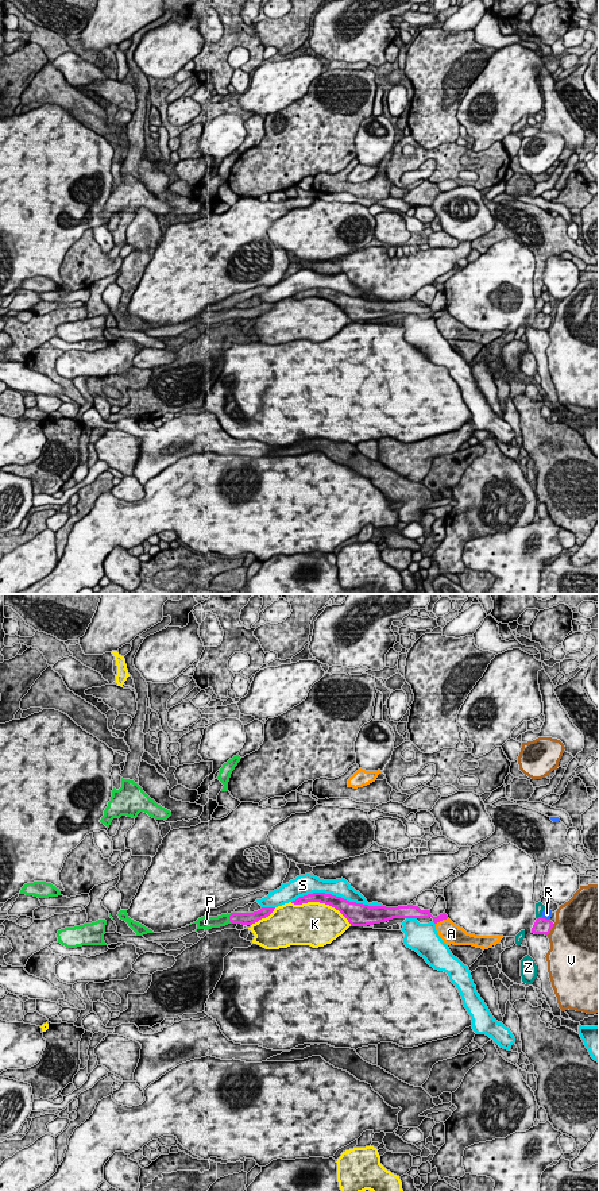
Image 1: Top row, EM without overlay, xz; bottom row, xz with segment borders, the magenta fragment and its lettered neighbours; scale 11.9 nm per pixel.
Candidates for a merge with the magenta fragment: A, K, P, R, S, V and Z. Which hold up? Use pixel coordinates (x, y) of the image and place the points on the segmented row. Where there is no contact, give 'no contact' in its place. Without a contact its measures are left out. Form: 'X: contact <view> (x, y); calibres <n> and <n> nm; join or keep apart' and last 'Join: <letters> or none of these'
A: contact xz (441, 920); calibres 100 and 260 nm; keep apart
K: contact xz (321, 902); calibres 160 and 480 nm; keep apart
P: contact xz (230, 918); calibres 160 and 140 nm; join
R: contact xz (544, 918); calibres 190 and 120 nm; keep apart
S: contact xz (337, 897); calibres 220 and 220 nm; keep apart
V: contact xz (551, 929); calibres 190 and 480 nm; keep apart
Z: contact xz (538, 917); calibres 190 and 100 nm; keep apart
Join: P

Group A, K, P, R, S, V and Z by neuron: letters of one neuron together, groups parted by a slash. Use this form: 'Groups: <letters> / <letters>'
Groups: A / K / P / R / S / V / Z

